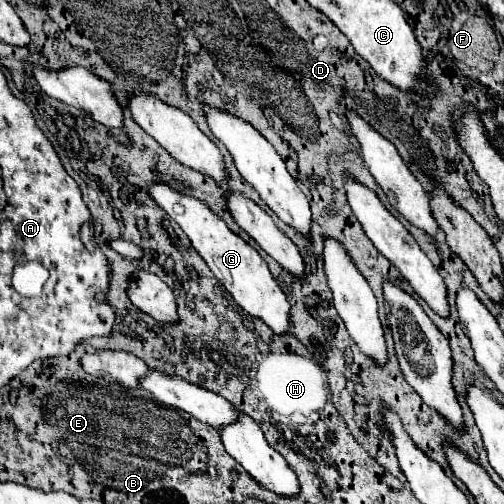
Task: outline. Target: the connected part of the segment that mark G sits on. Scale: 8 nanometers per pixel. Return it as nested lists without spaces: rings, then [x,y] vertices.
[[[150,182],[148,194],[186,232],[192,246],[198,250],[198,254],[204,258],[204,262],[210,266],[222,286],[232,294],[234,302],[250,316],[264,320],[274,330],[274,334],[284,334],[290,326],[290,304],[278,282],[272,278],[268,264],[262,260],[258,250],[254,250],[246,240],[242,240],[234,230],[230,230],[226,222],[206,206],[206,202],[184,196],[182,192],[166,186],[164,182]]]

